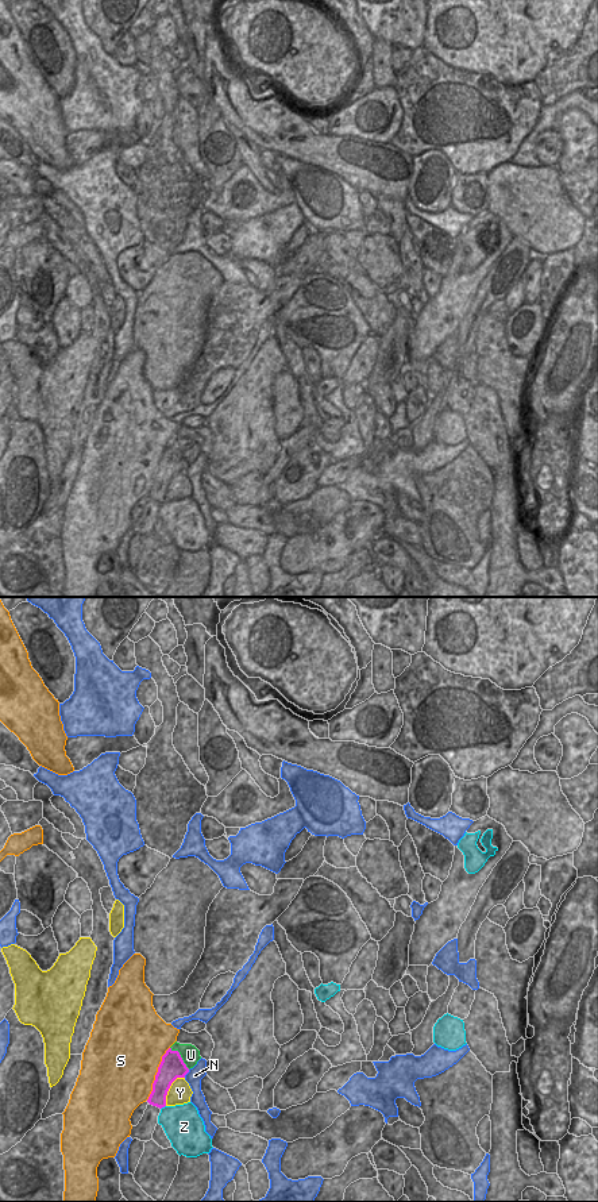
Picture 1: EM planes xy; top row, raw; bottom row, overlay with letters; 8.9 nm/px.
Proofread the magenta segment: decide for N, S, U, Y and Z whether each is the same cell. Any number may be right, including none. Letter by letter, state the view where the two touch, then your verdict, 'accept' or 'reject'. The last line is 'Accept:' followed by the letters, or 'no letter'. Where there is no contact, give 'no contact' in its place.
N: contact in xy; reject
S: contact in xy; reject
U: contact in xy; accept
Y: contact in xy; reject
Z: contact in xy; reject
Accept: U

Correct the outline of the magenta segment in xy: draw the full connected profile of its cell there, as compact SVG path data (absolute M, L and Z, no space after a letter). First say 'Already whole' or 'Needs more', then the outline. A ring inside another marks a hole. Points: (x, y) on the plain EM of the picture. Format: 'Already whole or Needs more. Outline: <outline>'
Needs more. Outline: M175 436L162 451L147 497L159 504L165 502L171 478L177 473L185 473L200 454L200 446L194 440Z

